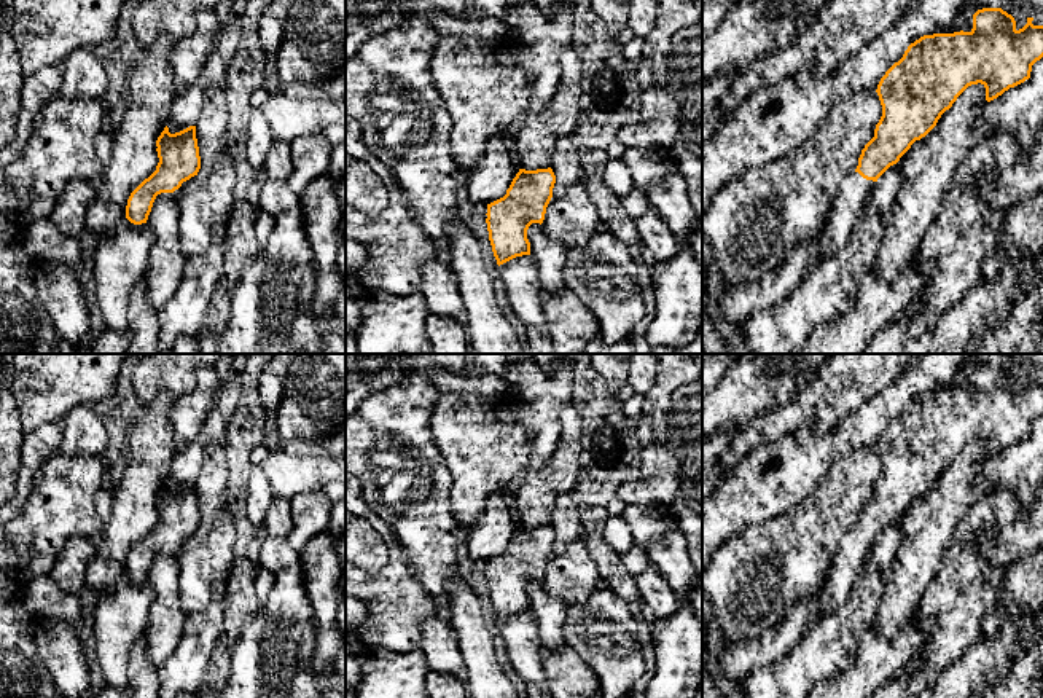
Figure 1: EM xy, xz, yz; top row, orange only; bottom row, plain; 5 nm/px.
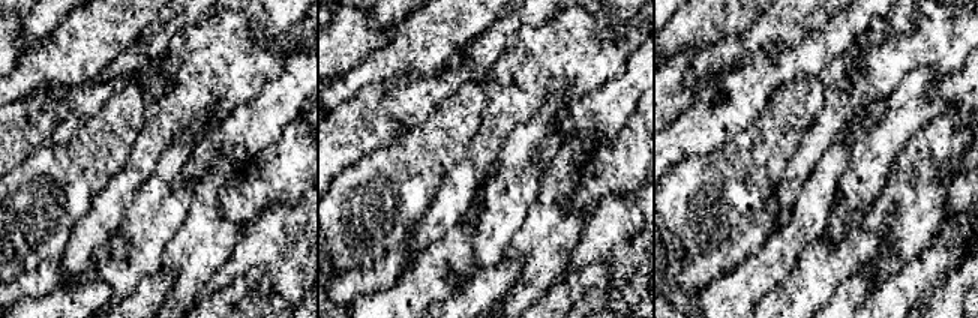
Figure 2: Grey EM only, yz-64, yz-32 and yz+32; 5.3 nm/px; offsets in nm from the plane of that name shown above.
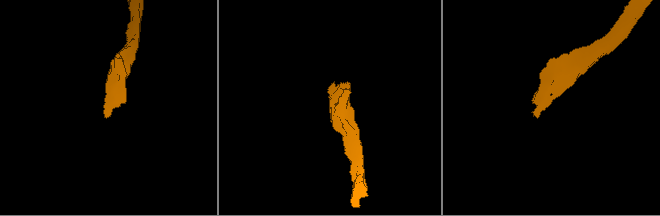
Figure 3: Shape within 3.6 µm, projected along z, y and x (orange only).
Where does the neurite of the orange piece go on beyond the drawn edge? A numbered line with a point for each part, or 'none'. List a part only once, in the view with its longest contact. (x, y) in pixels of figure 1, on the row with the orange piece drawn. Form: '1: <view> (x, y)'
1: yz (847, 206)

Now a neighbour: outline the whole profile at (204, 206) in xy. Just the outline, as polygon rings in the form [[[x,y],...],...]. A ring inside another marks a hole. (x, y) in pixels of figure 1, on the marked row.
[[[226,151],[217,156],[204,182],[194,175],[180,186],[180,249],[186,261],[205,252],[215,234],[225,234],[234,188],[234,167]]]

